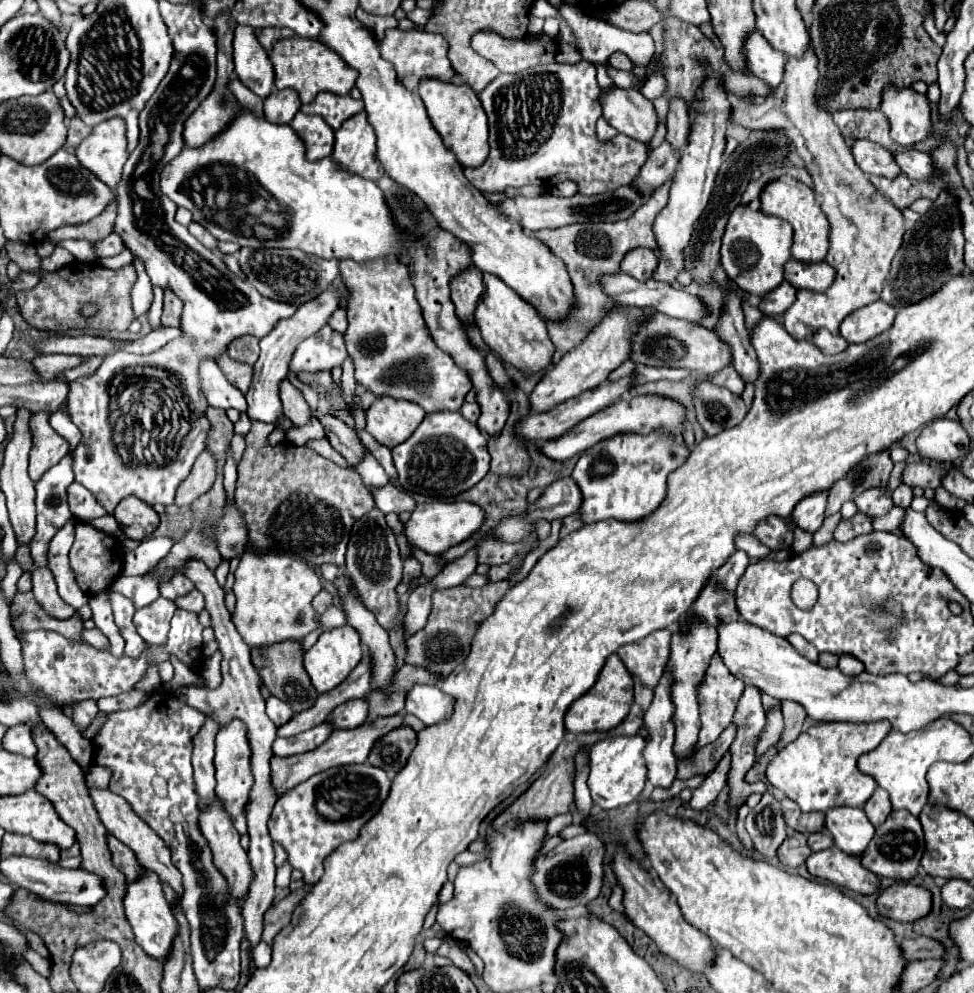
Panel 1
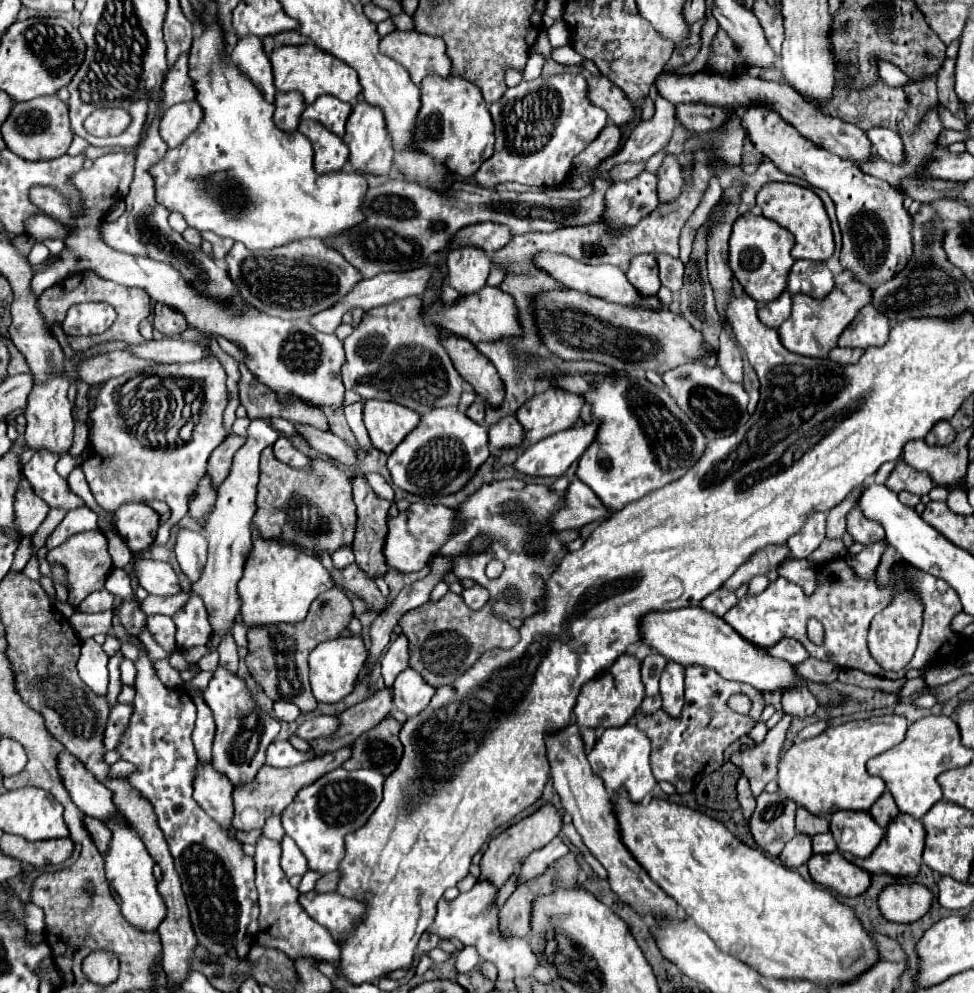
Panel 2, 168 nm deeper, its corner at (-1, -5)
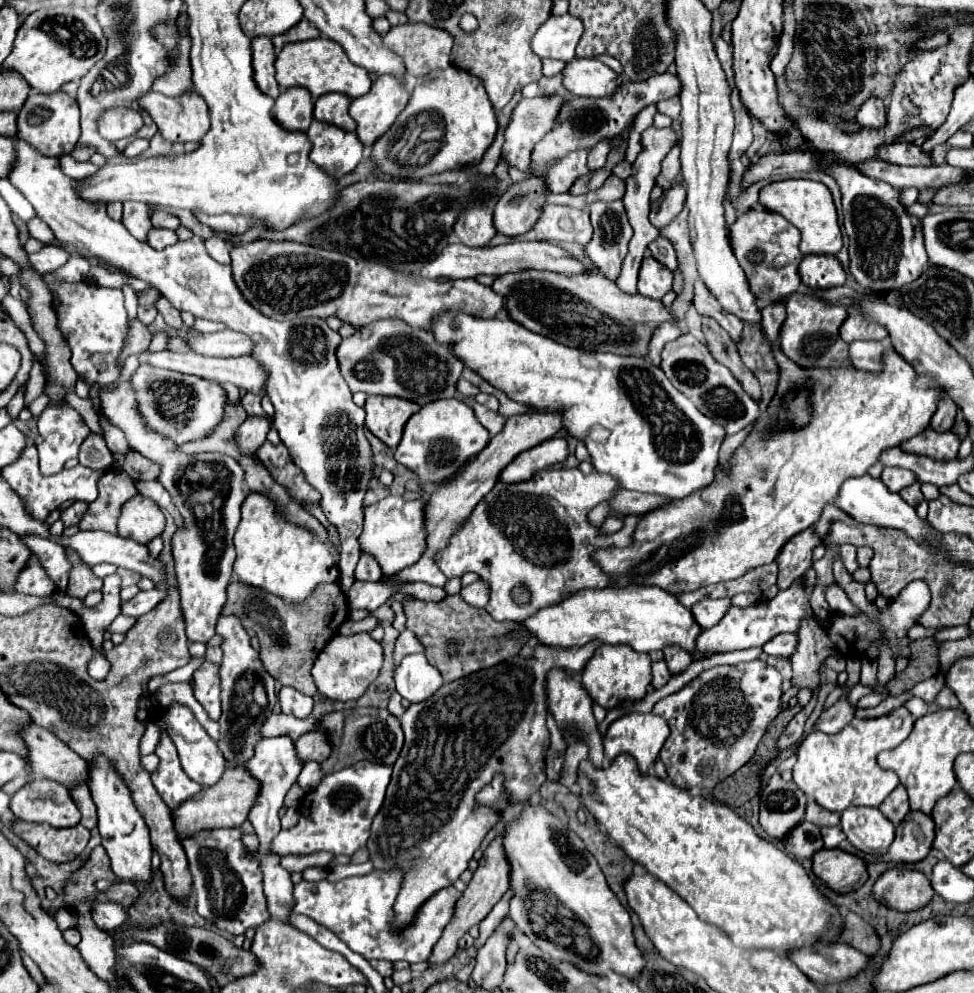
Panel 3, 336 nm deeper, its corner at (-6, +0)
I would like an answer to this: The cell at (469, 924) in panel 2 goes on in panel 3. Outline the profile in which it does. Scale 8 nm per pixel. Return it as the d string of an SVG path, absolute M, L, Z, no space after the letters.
M373 870L367 876L351 876L343 878L335 884L327 880L319 882L305 882L301 880L295 886L295 914L305 914L313 918L317 924L329 928L335 936L339 936L353 952L361 954L363 958L379 958L379 960L407 960L407 962L423 962L431 956L433 946L441 938L443 928L453 920L455 904L459 900L459 890L453 886L439 890L435 898L429 898L425 906L421 906L421 912L417 912L417 918L413 926L409 926L401 934L389 932L389 922L393 918L393 902L397 898L397 890L401 886L401 870Z

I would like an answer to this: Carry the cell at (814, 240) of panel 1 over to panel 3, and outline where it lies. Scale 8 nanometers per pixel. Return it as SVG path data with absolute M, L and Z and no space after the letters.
M779 180L771 182L761 188L759 202L781 216L785 216L795 228L801 232L801 246L799 250L803 255L807 254L831 254L836 255L843 246L841 230L837 224L837 212L831 198L831 192L821 182L813 180Z

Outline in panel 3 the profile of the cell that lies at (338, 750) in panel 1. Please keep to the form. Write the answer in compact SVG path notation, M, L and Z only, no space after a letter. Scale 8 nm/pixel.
M243 766L227 768L221 782L217 782L217 786L201 788L199 794L195 794L187 802L183 802L177 810L171 812L175 830L179 838L185 838L203 828L239 828L249 818L249 812L257 804L259 794L261 794L261 784L249 774L249 770L245 770Z

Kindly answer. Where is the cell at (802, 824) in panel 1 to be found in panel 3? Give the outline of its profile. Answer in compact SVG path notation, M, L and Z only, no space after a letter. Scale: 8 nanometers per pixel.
M813 800L807 802L805 820L813 822L815 826L839 826L839 814L817 806L817 802L813 802Z

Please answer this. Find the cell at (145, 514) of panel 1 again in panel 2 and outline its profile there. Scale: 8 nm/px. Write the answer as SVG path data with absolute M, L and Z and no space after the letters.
M124 503L120 511L114 511L112 525L126 541L132 553L148 549L156 539L158 513L146 503Z

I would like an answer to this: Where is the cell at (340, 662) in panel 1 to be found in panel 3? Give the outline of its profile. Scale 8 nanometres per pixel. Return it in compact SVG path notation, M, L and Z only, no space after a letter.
M367 632L353 634L353 636L341 636L333 638L325 650L317 656L317 662L313 664L313 678L319 688L319 692L331 700L355 700L363 696L363 692L369 688L369 684L377 678L383 664L383 650L381 644L375 642Z

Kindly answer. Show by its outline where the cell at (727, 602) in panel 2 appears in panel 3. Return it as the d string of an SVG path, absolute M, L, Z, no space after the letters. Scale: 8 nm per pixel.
M731 598L705 600L705 602L697 602L691 608L691 612L693 612L695 620L699 622L699 626L709 628L709 626L715 626L725 616L725 612L729 610L729 606L731 606Z

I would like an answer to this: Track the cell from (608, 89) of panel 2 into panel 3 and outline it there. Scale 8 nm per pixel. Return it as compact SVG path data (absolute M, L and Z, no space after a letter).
M573 58L565 68L563 86L573 96L585 98L609 98L621 84L621 74L593 58Z

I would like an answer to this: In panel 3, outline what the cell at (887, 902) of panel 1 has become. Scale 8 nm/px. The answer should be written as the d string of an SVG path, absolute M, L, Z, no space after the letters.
M887 870L873 886L873 896L879 904L899 910L913 912L925 908L933 898L931 880L917 870Z

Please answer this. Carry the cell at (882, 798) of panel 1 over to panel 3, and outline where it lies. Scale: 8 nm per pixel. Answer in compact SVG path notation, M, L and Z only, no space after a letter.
M899 784L879 806L877 806L885 818L889 818L893 824L901 822L901 818L905 818L905 814L909 814L909 798L907 798L907 790Z

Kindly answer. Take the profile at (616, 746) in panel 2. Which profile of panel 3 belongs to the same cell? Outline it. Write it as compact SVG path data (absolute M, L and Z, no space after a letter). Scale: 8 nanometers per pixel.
M627 714L623 718L617 718L607 728L607 734L603 738L605 758L613 762L617 756L629 754L629 756L635 758L635 762L639 766L639 772L641 774L649 774L651 766L659 758L659 750L663 748L667 736L669 736L669 726L667 726L667 722L661 716L655 716L655 714Z

